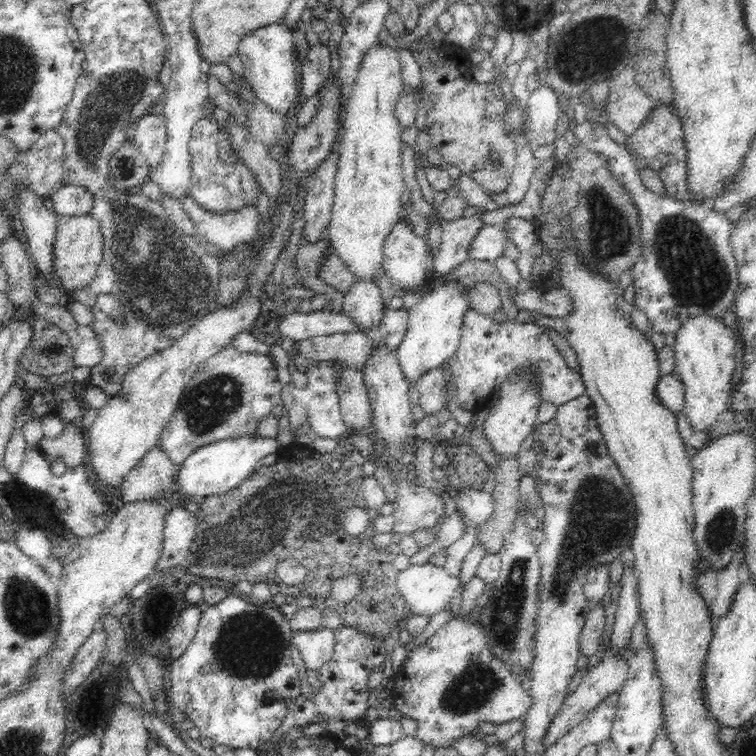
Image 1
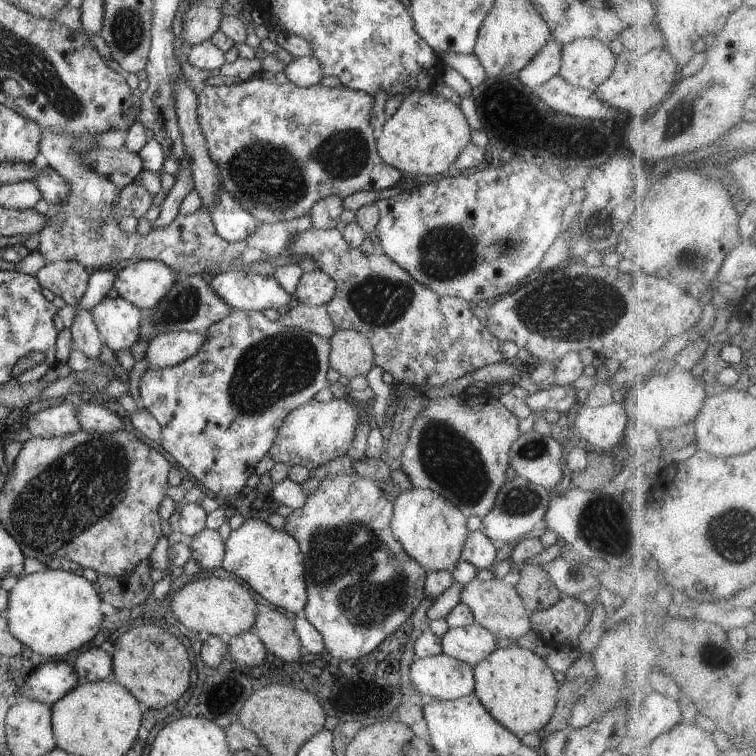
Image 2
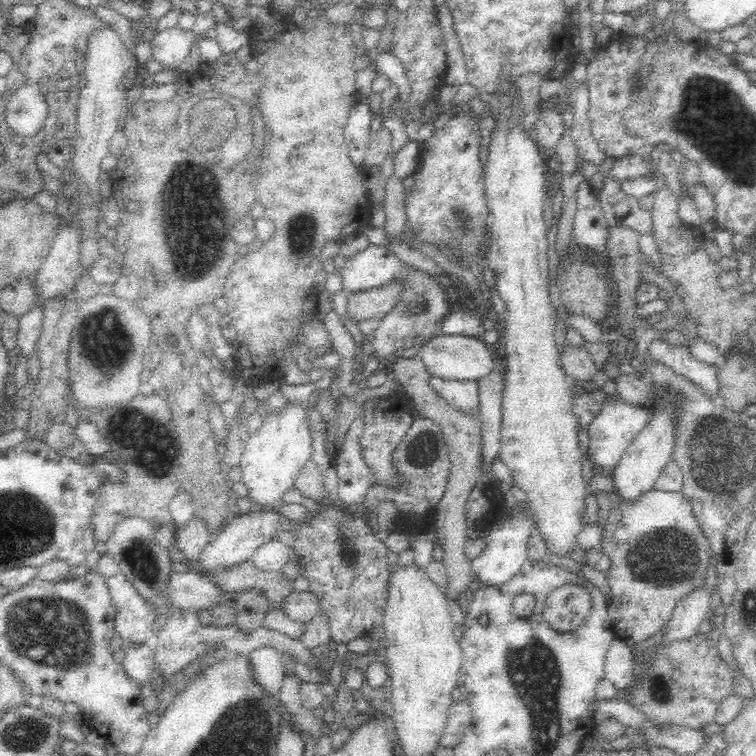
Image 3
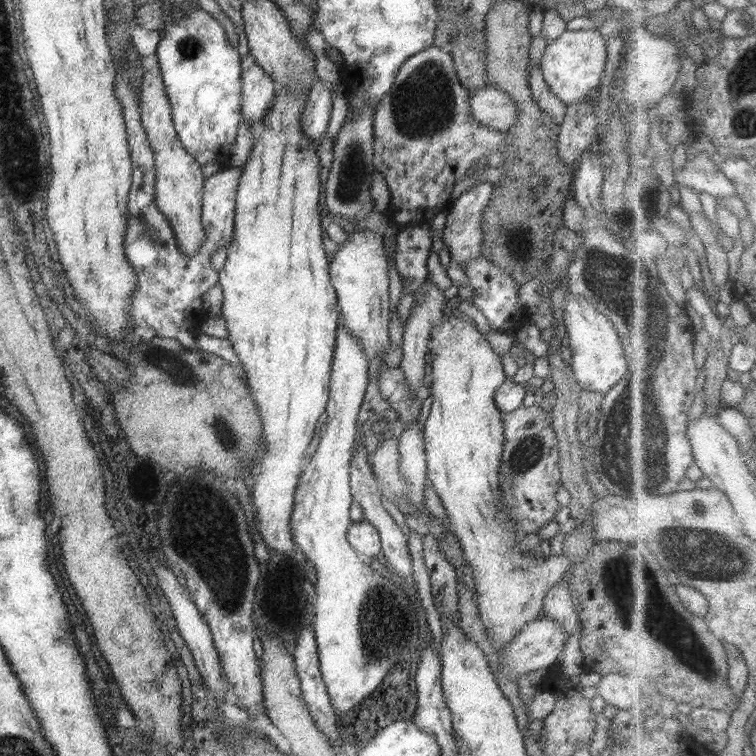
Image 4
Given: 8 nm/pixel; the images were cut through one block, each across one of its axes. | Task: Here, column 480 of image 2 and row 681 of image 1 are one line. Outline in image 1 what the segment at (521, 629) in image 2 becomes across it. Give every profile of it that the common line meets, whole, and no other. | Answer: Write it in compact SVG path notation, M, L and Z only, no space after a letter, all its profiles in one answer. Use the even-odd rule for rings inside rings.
M608 650L604 660L597 666L587 669L587 674L580 680L580 685L576 688L574 694L566 695L564 703L556 717L552 720L552 725L544 734L544 747L550 748L559 738L562 738L567 732L570 732L574 726L578 726L584 717L592 710L595 710L610 694L620 693L626 680L628 679L628 662L625 658L615 656L611 650Z

